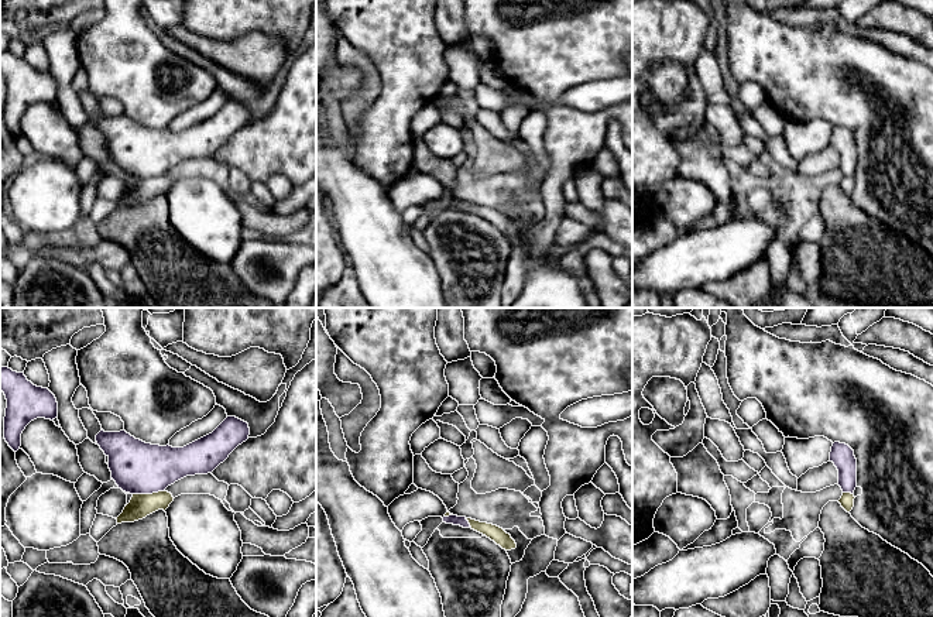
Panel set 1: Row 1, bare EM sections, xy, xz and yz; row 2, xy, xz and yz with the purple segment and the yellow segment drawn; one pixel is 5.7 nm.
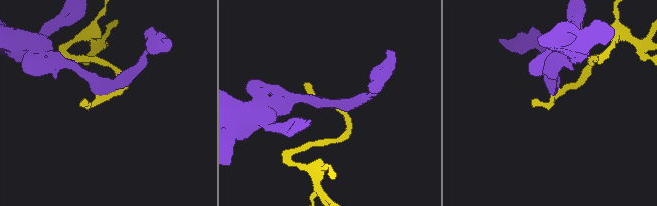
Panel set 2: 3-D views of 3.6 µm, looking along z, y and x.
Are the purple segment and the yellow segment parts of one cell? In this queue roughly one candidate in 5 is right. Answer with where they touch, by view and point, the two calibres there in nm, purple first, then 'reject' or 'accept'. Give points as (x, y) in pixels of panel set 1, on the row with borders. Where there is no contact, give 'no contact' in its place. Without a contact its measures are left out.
meets purple in xy at (148, 493); 300 nm thick on the purple side, 140 nm on the other; reject

